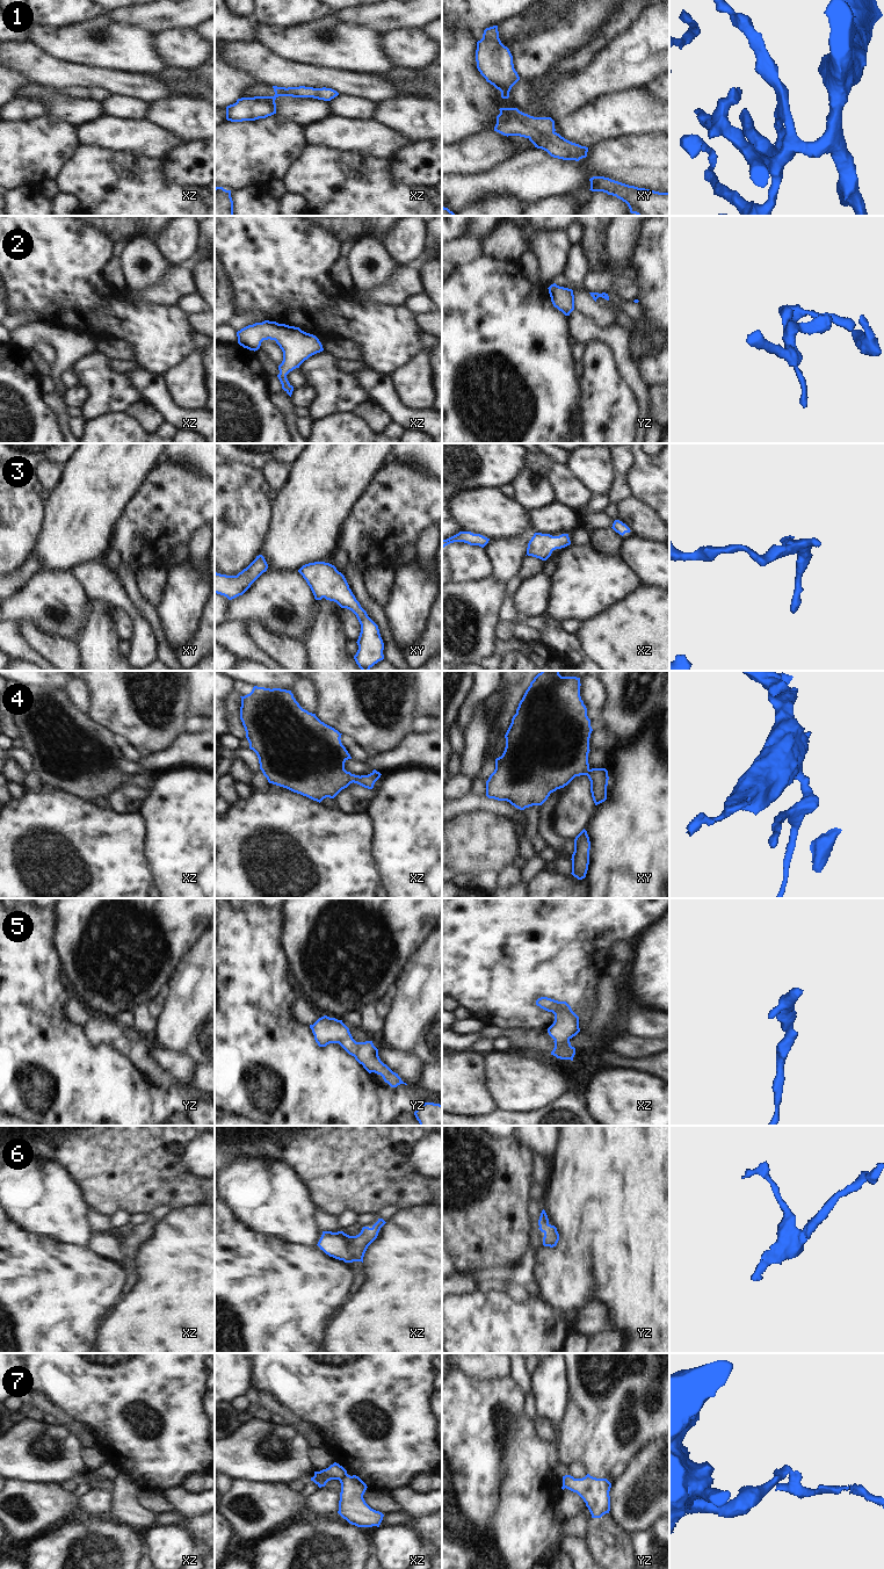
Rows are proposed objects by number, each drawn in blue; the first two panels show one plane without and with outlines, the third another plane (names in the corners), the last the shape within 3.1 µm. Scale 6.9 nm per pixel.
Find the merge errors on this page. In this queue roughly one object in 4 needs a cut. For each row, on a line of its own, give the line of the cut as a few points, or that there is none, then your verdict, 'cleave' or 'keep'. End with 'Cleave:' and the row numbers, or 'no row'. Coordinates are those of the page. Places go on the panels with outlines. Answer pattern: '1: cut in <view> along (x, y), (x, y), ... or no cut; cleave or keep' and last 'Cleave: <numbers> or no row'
1: no cut; keep
2: no cut; keep
3: no cut; keep
4: no cut; keep
5: no cut; keep
6: no cut; keep
7: cut in xz along (347, 1474), (339, 1480); cleave
Cleave: 7

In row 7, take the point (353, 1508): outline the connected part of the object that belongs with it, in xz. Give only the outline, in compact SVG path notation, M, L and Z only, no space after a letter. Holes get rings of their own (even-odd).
M347 1475L340 1480L340 1483L338 1513L357 1527L379 1527L384 1514L365 1503L363 1495L368 1488L367 1484L356 1475Z

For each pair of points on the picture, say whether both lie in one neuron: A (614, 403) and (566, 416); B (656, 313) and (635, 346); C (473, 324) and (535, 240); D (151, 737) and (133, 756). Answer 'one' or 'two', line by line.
A: two
B: one
C: two
D: two

